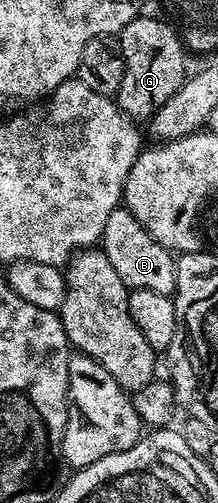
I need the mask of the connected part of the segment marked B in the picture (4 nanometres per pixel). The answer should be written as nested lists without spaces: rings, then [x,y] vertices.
[[[125,208],[109,212],[101,239],[104,256],[113,264],[117,276],[127,285],[128,291],[148,290],[174,295],[175,292],[175,259],[176,255],[161,245],[139,221]]]

